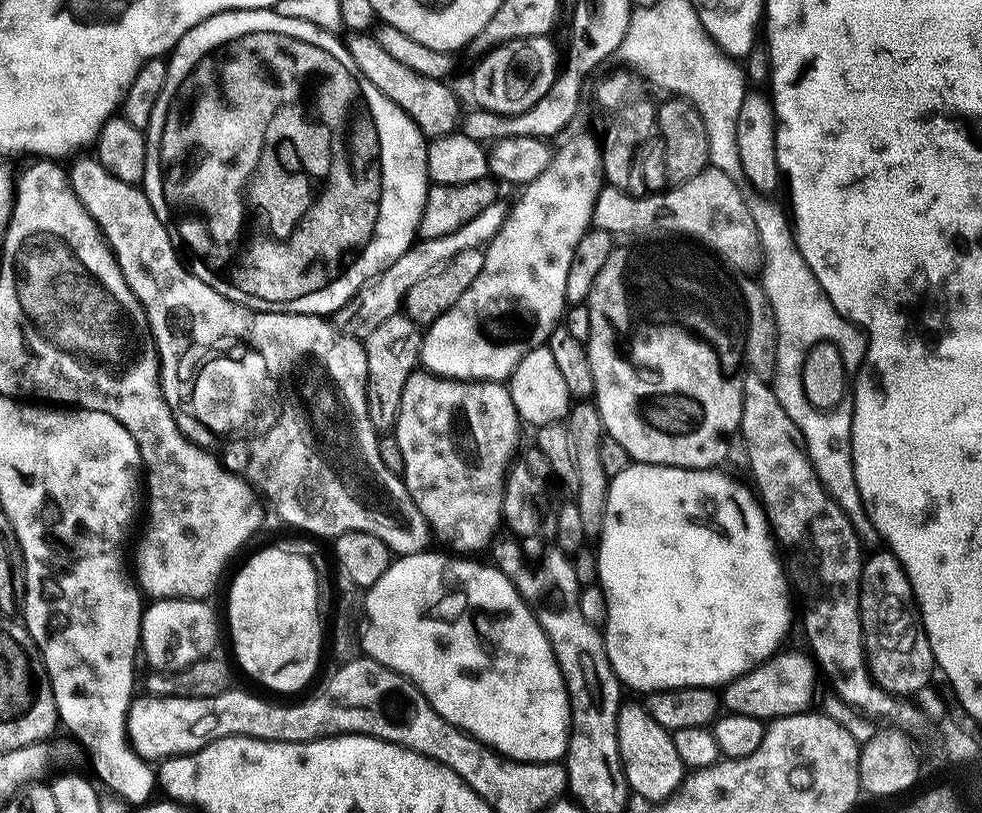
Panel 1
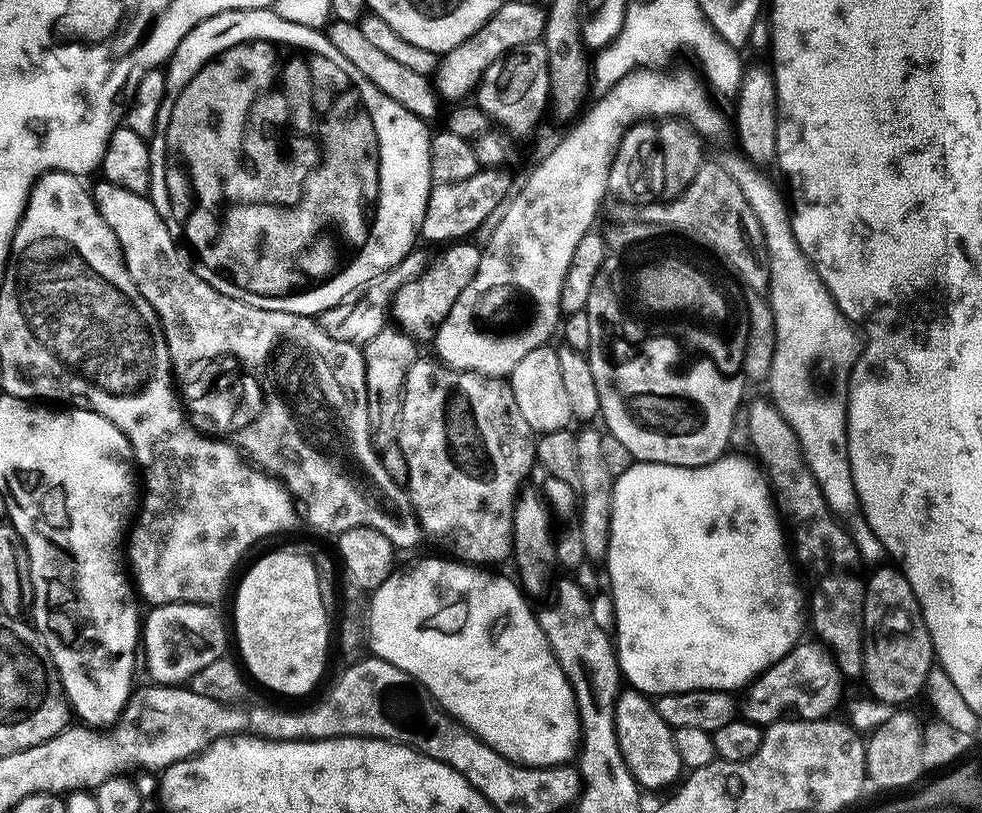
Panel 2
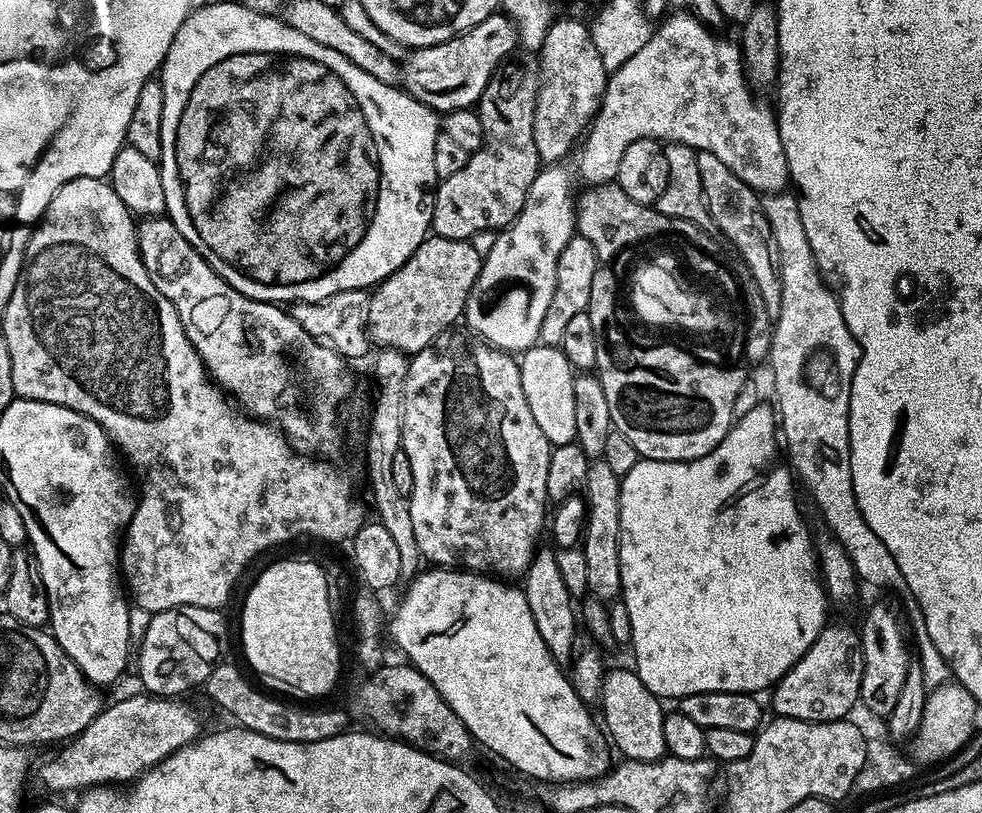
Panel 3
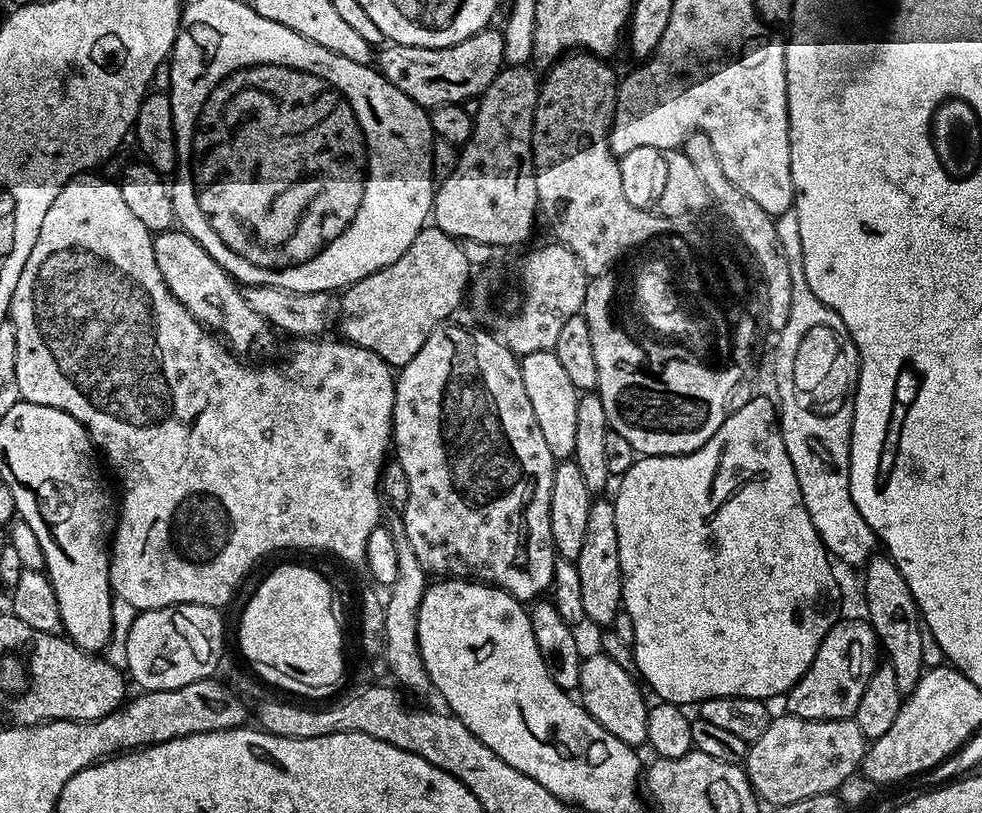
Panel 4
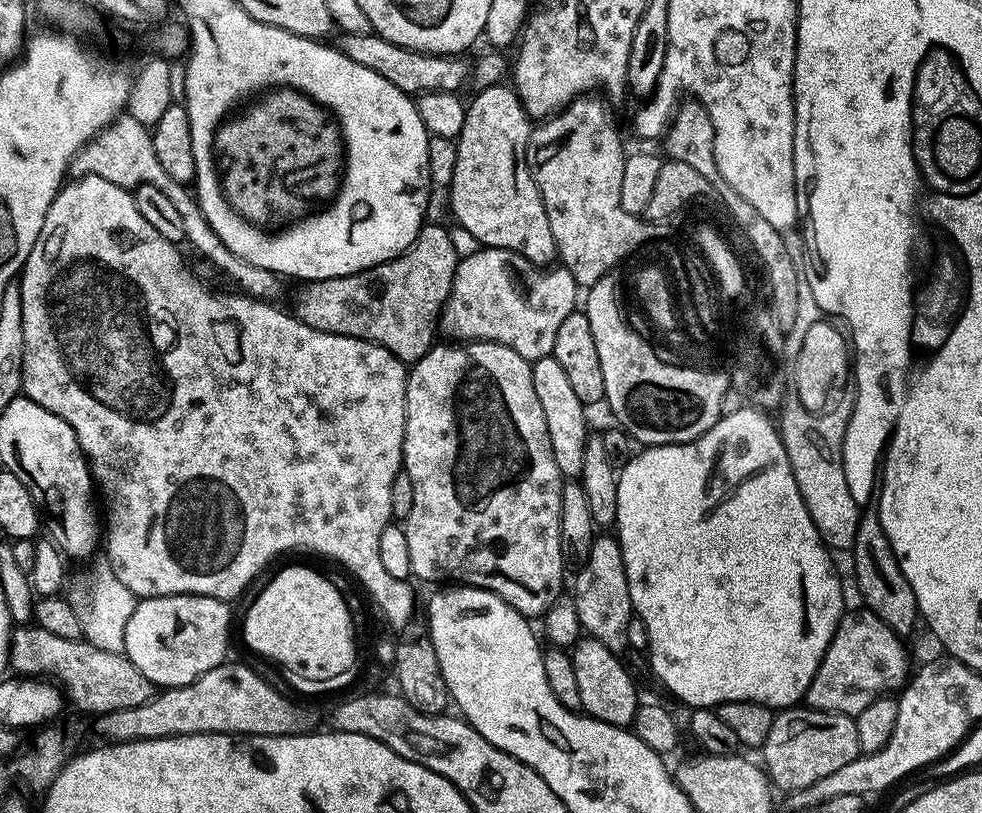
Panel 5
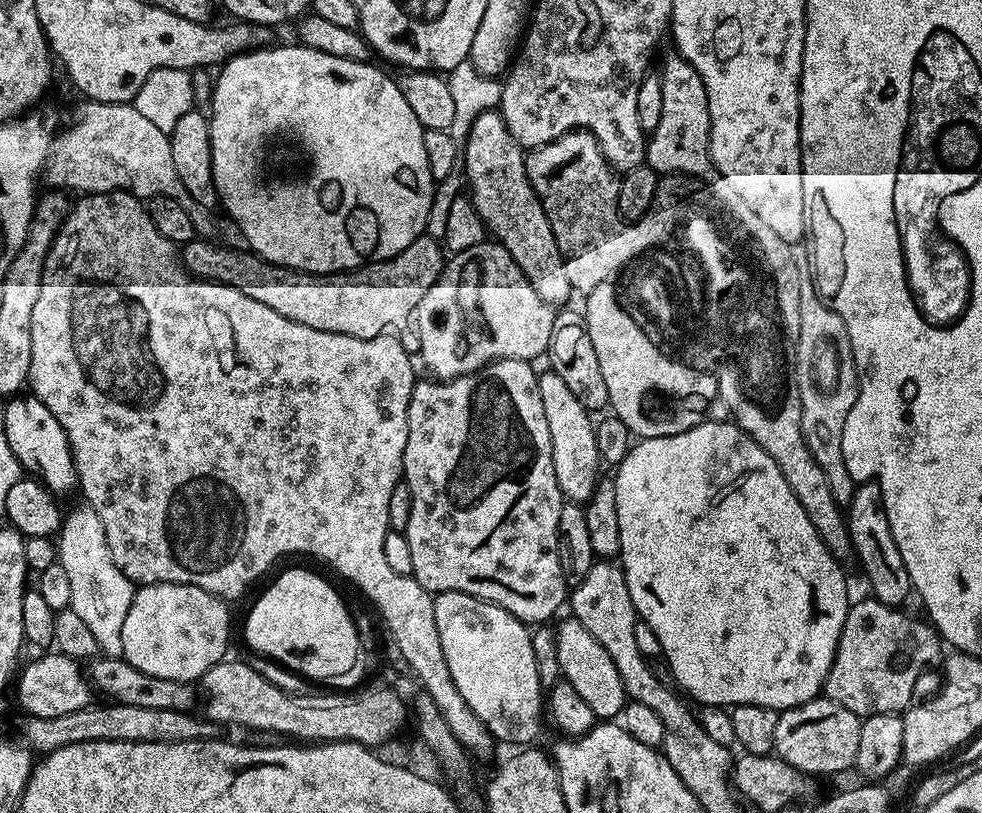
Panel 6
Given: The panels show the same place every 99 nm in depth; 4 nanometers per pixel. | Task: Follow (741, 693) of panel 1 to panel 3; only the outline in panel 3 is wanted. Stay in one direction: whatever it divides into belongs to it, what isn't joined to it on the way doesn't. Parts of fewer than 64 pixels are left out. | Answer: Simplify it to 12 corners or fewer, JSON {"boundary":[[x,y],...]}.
{"boundary":[[825,626],[771,689],[775,715],[825,724],[860,697],[855,627]]}

